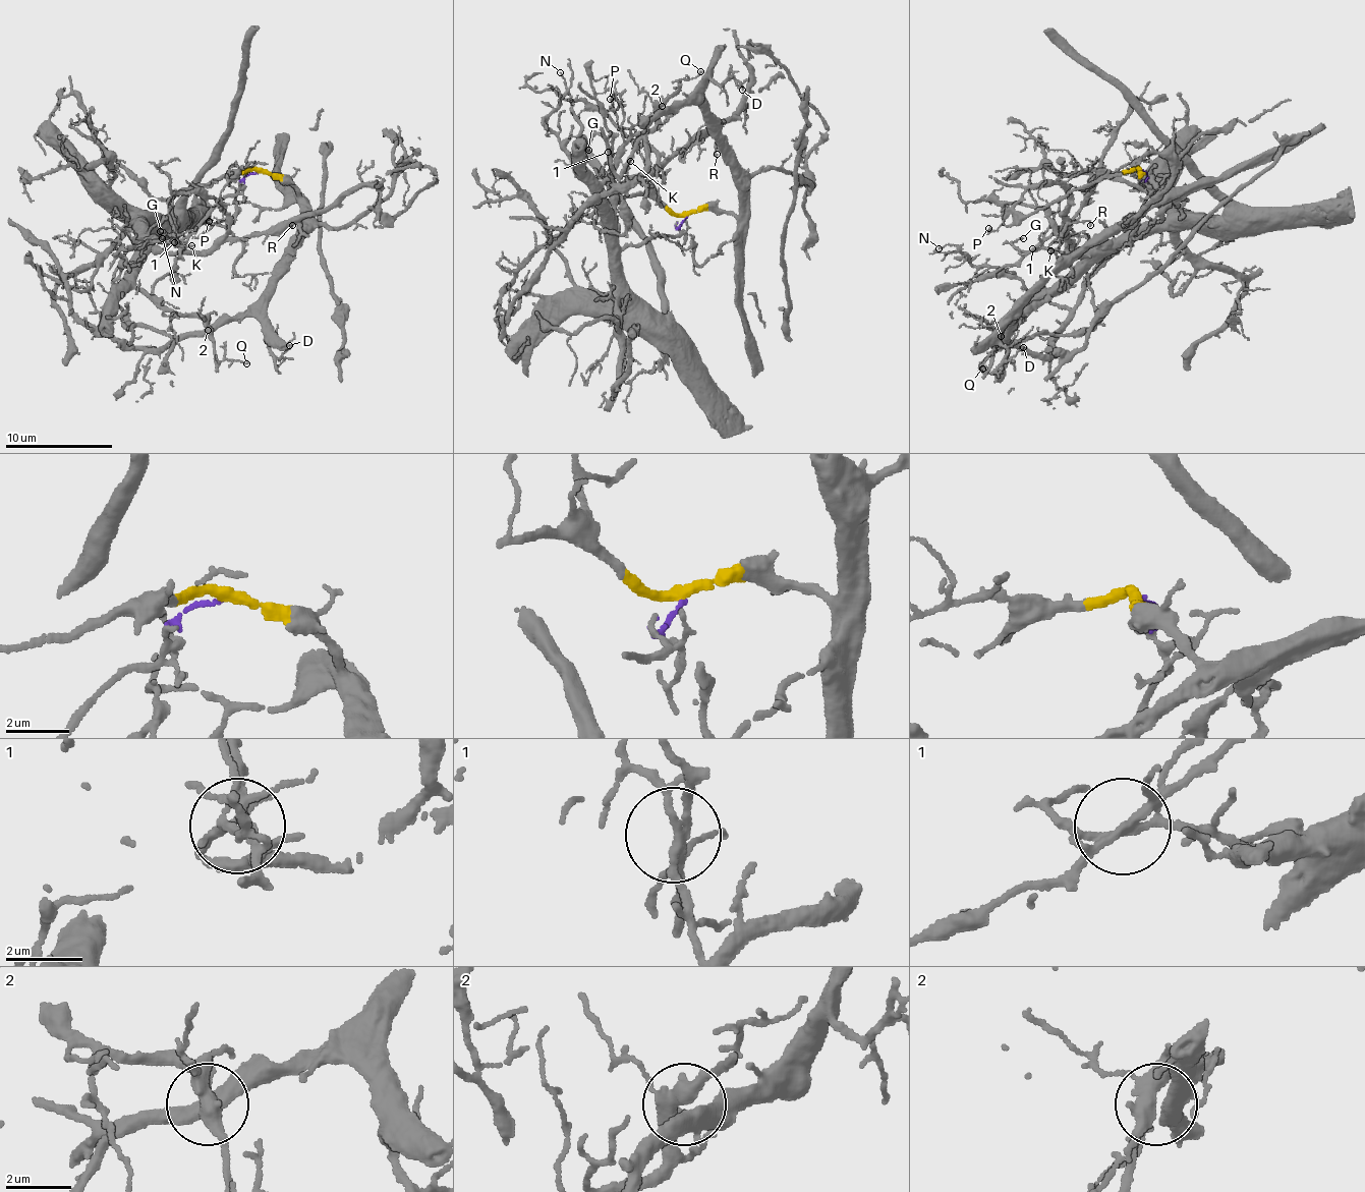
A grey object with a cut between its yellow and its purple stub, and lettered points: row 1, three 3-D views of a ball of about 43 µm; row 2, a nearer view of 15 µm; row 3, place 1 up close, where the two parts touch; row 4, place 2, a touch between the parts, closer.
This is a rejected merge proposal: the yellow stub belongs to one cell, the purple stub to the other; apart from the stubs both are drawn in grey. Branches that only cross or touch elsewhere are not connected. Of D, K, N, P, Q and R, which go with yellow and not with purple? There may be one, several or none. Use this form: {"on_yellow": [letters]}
{"on_yellow": ["D"]}

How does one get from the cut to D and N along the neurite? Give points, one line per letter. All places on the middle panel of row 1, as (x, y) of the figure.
D: (685, 216), (712, 211), (735, 216), (743, 200), (701, 92), (713, 79), (720, 84), (729, 79), (742, 91)
N: (685, 216), (675, 236), (656, 234), (646, 241), (617, 246), (565, 145), (543, 123), (566, 90), (560, 73)

